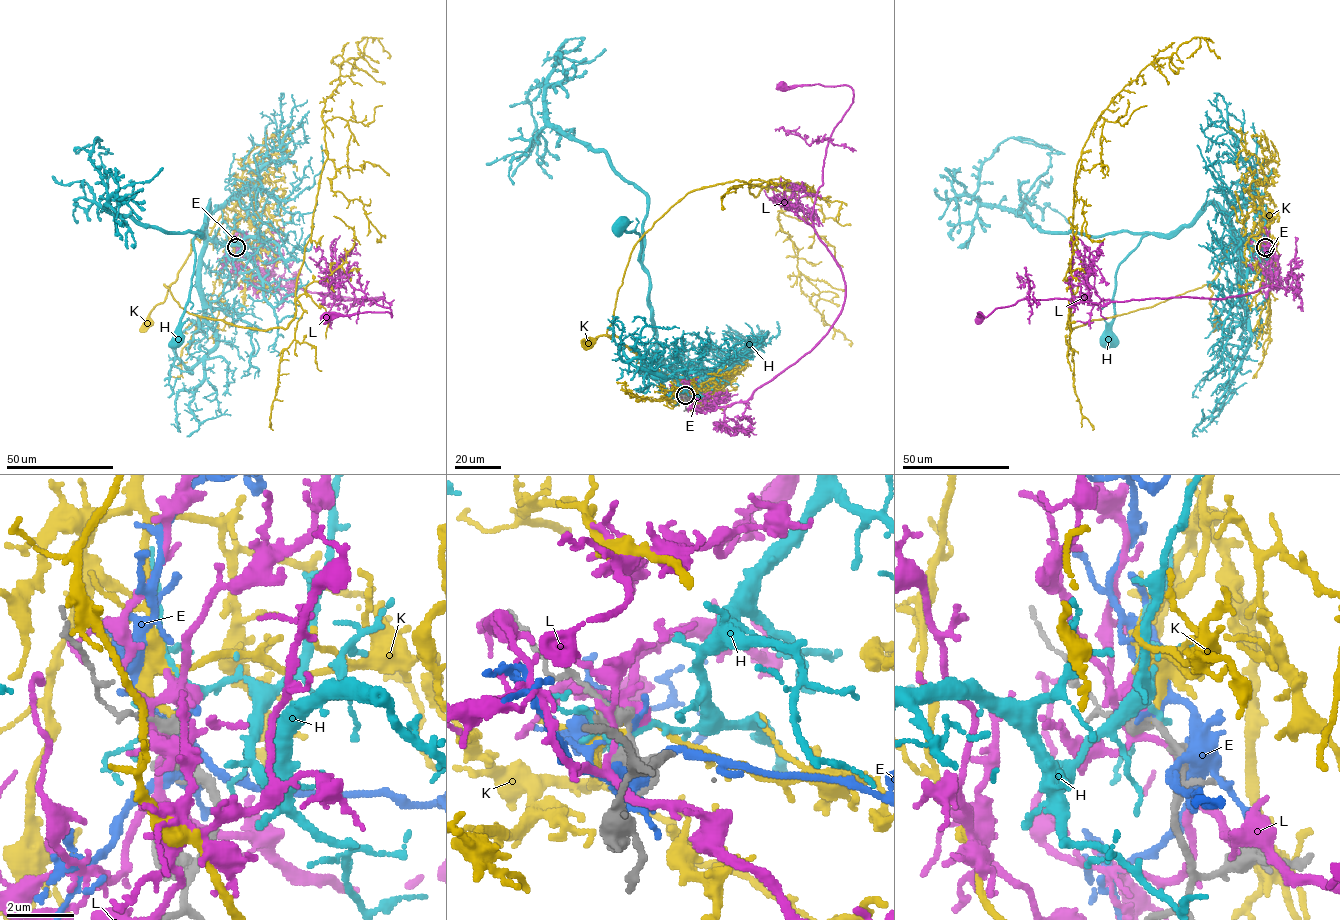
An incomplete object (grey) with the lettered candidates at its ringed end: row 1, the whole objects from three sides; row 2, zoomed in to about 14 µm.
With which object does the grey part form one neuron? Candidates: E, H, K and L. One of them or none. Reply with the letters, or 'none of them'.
K

